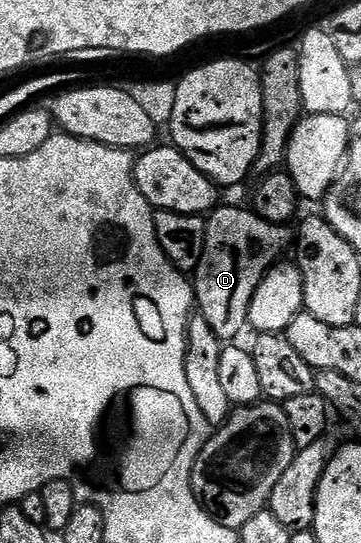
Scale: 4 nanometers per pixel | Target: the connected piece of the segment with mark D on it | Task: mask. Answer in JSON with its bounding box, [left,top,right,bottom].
[193,204,287,343]

